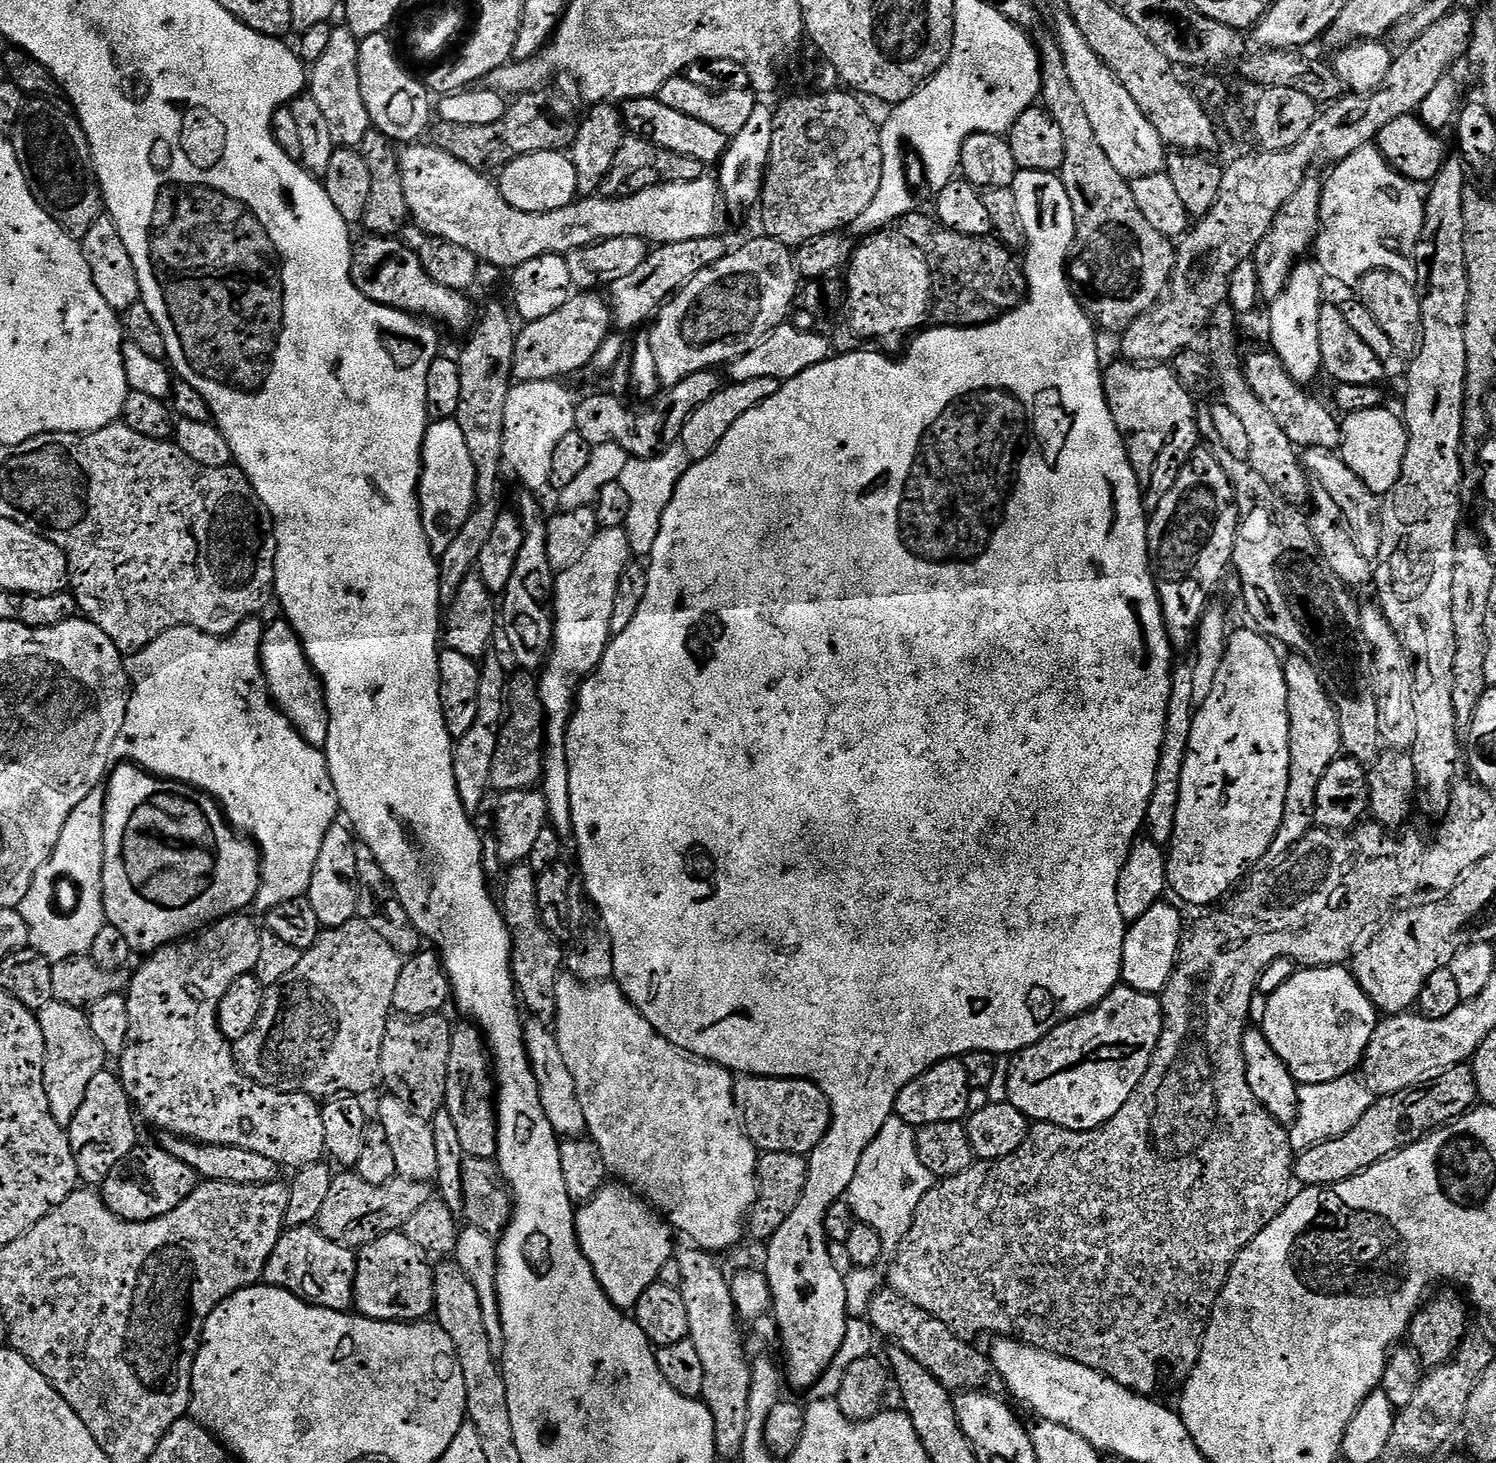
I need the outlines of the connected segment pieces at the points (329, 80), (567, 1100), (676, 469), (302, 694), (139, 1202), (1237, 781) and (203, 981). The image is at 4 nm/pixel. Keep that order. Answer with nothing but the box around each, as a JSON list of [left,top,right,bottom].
[[308,26,370,148],[524,1022,588,1137],[618,442,689,557],[260,618,328,750],[102,1146,198,1223],[1166,628,1290,906],[118,914,325,1170]]

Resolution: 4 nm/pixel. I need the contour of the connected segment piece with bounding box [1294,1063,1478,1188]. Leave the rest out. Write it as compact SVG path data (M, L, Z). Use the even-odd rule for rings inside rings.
M1467 1063L1446 1070L1437 1080L1431 1080L1428 1084L1419 1084L1417 1088L1407 1088L1393 1096L1373 1099L1366 1114L1358 1119L1358 1124L1352 1129L1333 1140L1310 1146L1295 1157L1295 1179L1310 1188L1346 1182L1386 1157L1409 1148L1429 1132L1451 1124L1459 1116L1471 1112L1477 1104L1476 1079Z

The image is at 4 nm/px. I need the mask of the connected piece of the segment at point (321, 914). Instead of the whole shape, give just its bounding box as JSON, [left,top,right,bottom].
[306,822,360,929]

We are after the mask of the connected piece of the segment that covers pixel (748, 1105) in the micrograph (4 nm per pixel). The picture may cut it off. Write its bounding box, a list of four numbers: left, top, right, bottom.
[735,1075,832,1157]

